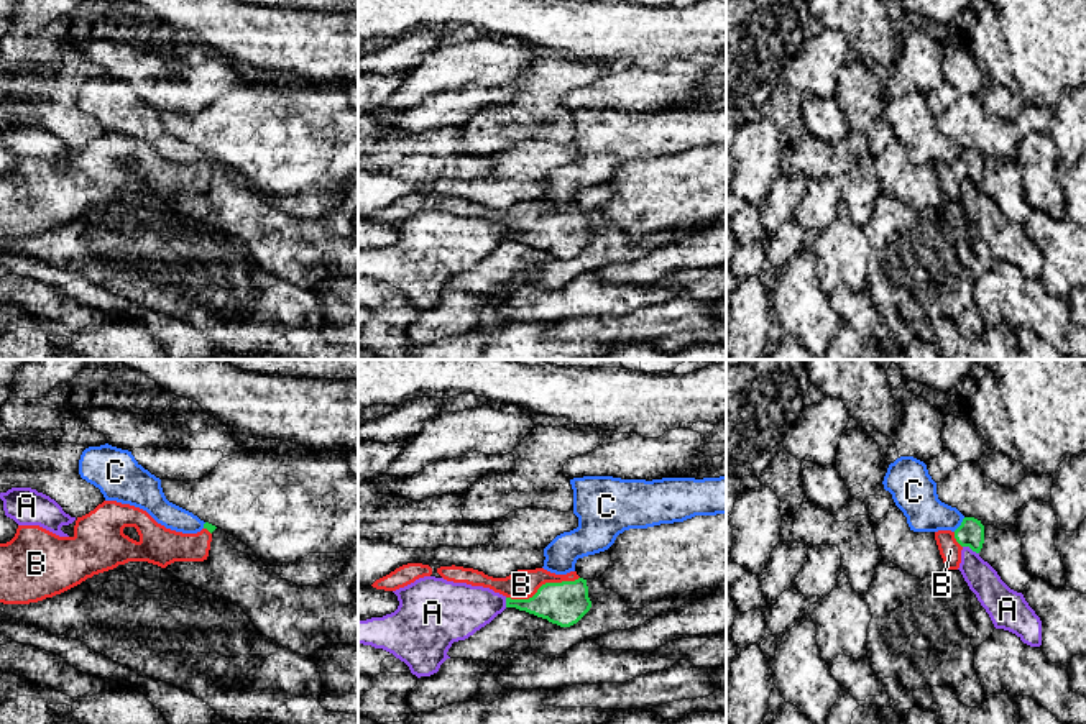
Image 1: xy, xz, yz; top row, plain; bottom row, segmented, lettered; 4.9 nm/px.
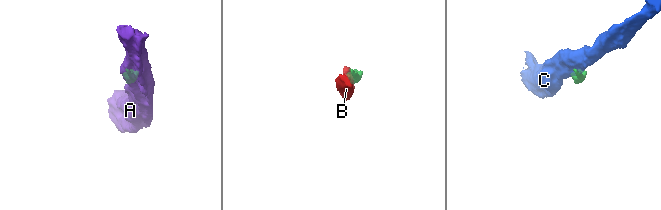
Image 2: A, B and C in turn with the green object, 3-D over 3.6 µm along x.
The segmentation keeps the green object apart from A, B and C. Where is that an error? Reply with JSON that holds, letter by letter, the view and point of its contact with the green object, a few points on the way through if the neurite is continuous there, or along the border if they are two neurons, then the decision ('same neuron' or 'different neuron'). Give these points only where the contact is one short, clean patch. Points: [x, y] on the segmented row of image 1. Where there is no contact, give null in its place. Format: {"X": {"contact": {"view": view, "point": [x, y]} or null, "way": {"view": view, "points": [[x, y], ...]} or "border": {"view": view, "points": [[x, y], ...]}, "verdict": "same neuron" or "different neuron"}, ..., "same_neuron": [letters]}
{"A": {"contact": {"view": "yz", "point": [971, 549]}, "border": {"view": "yz", "points": [[963, 545], [978, 554]]}, "verdict": "different neuron"}, "B": {"contact": {"view": "xz", "point": [542, 585]}, "way": {"view": "xz", "points": [[566, 603], [542, 585], [521, 585]]}, "verdict": "same neuron"}, "C": {"contact": {"view": "yz", "point": [961, 524]}, "border": {"view": "yz", "points": [[965, 517], [953, 531]]}, "verdict": "different neuron"}, "same_neuron": ["B"]}

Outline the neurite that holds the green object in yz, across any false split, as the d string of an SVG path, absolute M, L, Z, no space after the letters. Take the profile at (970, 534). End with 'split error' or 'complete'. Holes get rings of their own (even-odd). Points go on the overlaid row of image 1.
M964 517L955 532L935 532L935 540L946 570L958 570L961 563L961 550L964 547L969 547L976 553L981 552L984 543L984 525L974 517Z; split error

